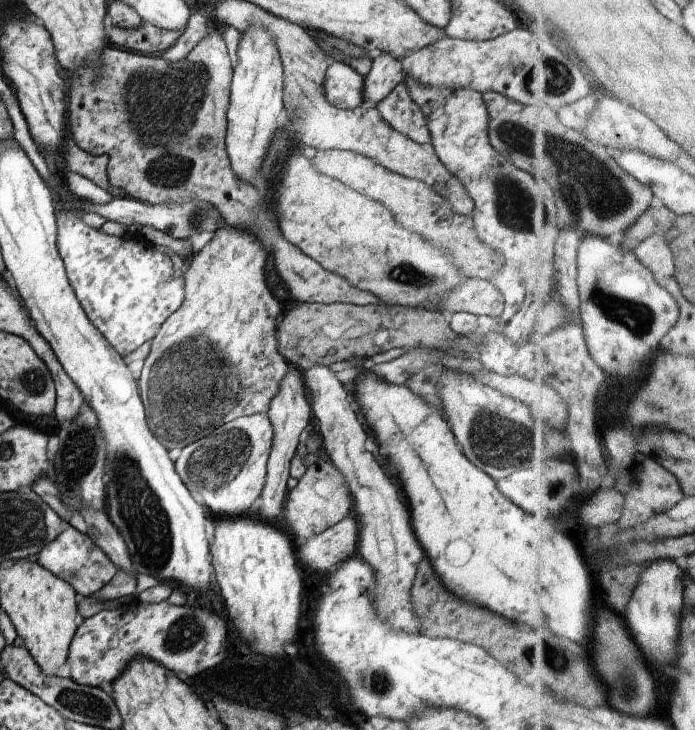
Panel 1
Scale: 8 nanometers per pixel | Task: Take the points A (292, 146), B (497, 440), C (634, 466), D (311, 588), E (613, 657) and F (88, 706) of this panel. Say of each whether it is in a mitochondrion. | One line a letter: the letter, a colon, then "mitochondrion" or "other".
A: other
B: mitochondrion
C: other
D: other
E: other
F: mitochondrion

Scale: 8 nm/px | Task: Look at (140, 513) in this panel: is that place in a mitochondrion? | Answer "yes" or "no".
yes

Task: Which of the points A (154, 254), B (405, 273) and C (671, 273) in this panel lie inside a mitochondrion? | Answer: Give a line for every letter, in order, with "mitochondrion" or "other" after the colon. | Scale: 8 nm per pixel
A: other
B: mitochondrion
C: other

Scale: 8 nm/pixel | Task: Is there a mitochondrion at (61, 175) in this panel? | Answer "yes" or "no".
no

